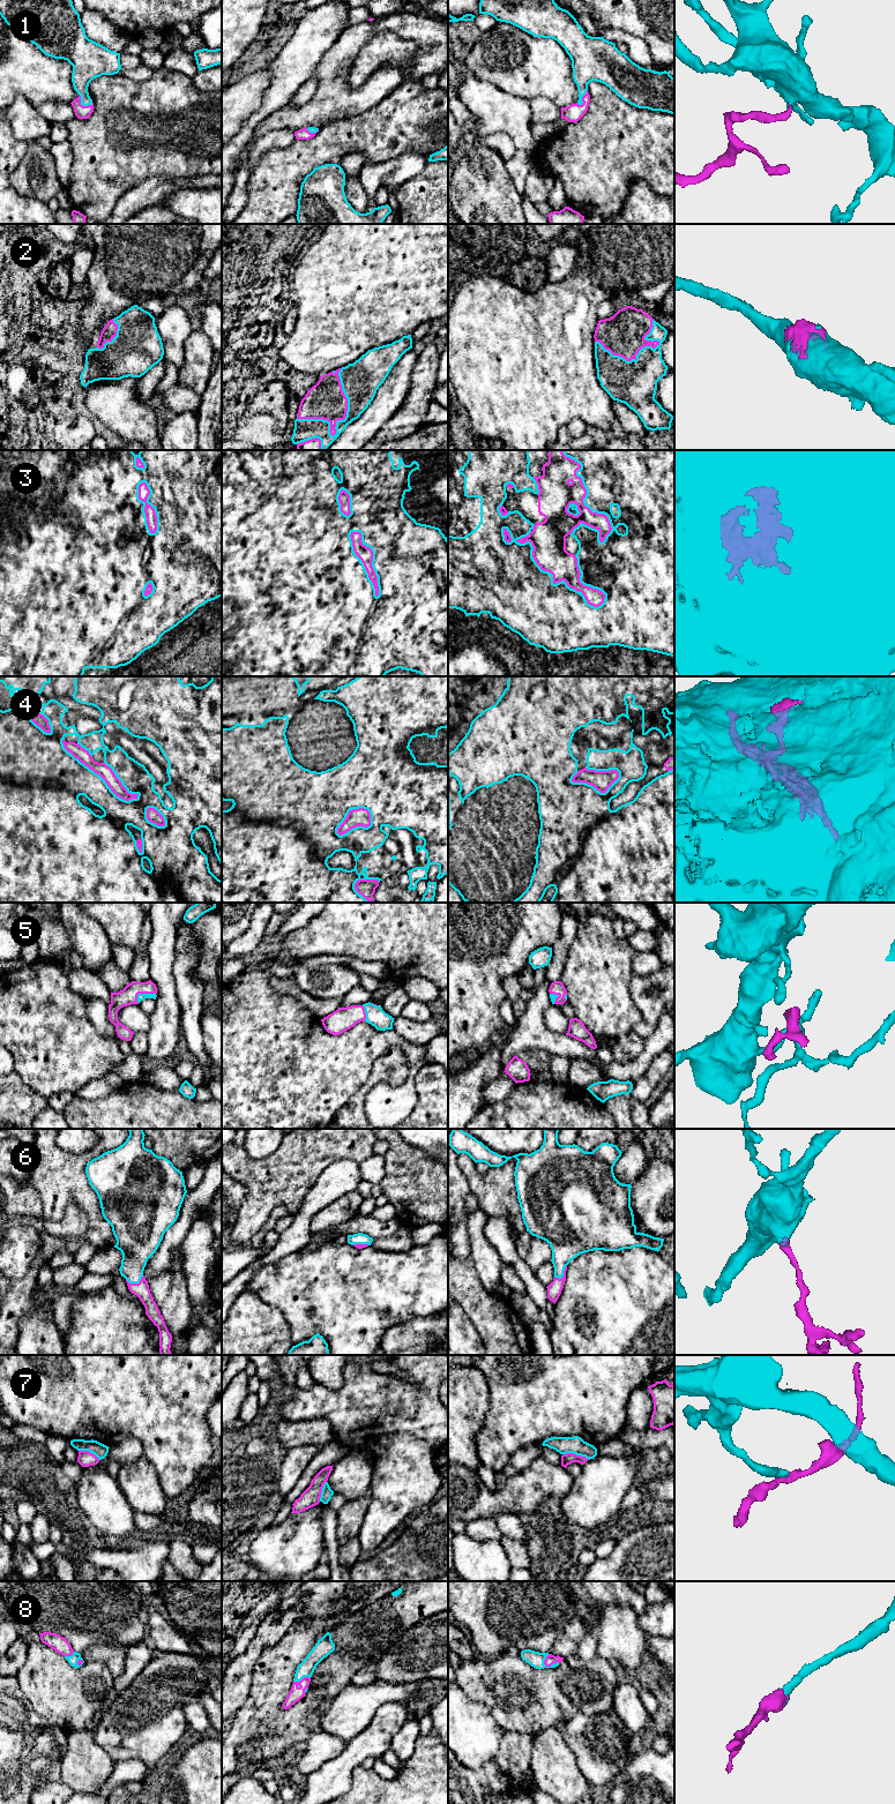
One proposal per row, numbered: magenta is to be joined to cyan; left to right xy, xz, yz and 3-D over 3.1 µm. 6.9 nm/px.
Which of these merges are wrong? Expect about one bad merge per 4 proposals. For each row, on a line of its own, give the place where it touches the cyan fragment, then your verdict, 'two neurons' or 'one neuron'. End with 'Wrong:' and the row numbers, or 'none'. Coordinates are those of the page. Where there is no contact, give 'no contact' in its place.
1: contact xy (83, 105); one neuron
2: contact xz (348, 405); one neuron
3: contact yz (552, 579); one neuron
4: contact xy (98, 775); one neuron
5: contact xy (143, 994); one neuron
6: contact xy (135, 1282); one neuron
7: contact yz (576, 1454); two neurons
8: contact yz (551, 1666); one neuron
Wrong: 7

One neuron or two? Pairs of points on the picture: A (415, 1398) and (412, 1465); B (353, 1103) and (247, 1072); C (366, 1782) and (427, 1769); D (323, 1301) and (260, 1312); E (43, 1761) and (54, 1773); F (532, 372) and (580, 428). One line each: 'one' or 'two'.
A: one
B: two
C: one
D: two
E: one
F: two

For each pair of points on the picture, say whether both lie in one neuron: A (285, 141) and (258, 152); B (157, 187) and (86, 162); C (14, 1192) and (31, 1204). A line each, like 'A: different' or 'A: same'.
A: same
B: different
C: same

